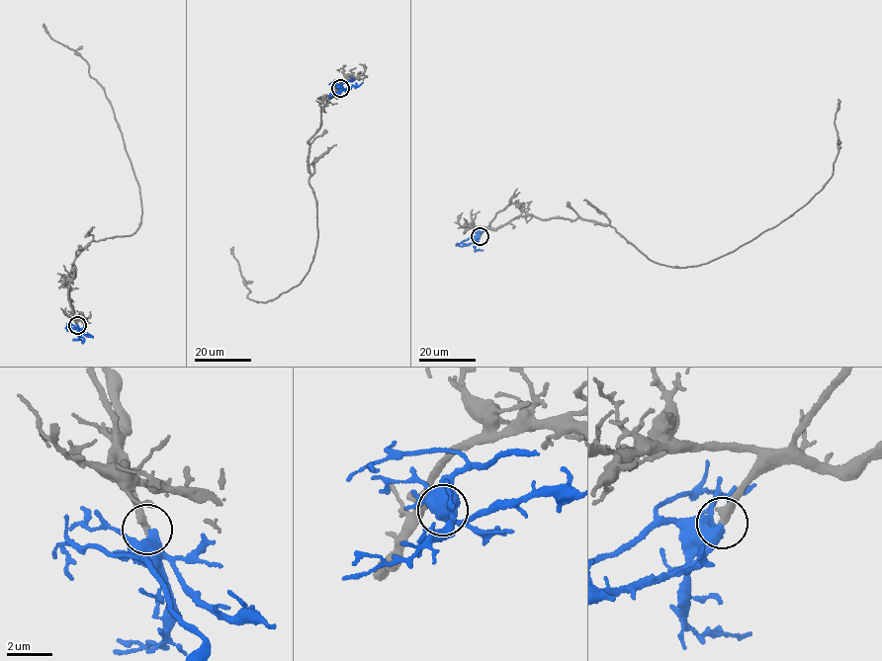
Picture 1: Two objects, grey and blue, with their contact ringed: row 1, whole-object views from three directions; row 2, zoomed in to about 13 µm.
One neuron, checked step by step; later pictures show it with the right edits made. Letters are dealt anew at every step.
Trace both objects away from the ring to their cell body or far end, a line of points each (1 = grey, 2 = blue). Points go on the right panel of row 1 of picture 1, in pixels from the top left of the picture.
1: (480, 236), (519, 216), (578, 217), (658, 263), (710, 262), (827, 184), (837, 99)
2: (480, 236), (463, 246), (457, 244)

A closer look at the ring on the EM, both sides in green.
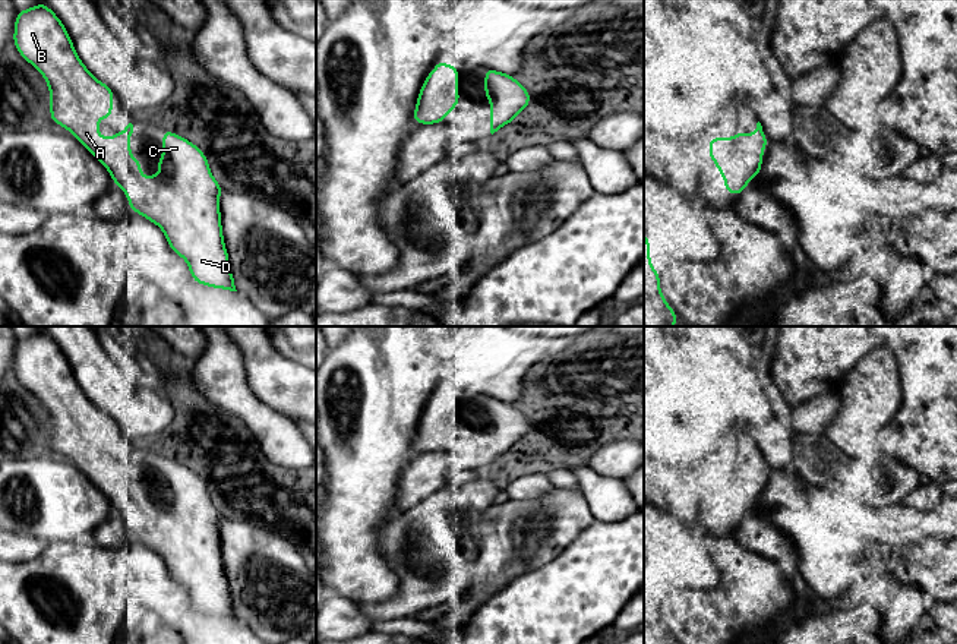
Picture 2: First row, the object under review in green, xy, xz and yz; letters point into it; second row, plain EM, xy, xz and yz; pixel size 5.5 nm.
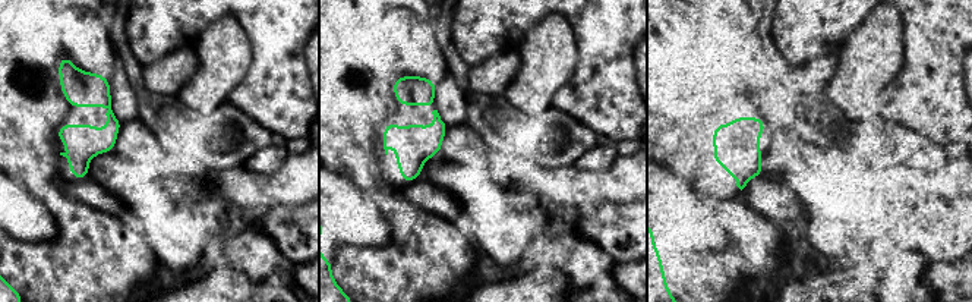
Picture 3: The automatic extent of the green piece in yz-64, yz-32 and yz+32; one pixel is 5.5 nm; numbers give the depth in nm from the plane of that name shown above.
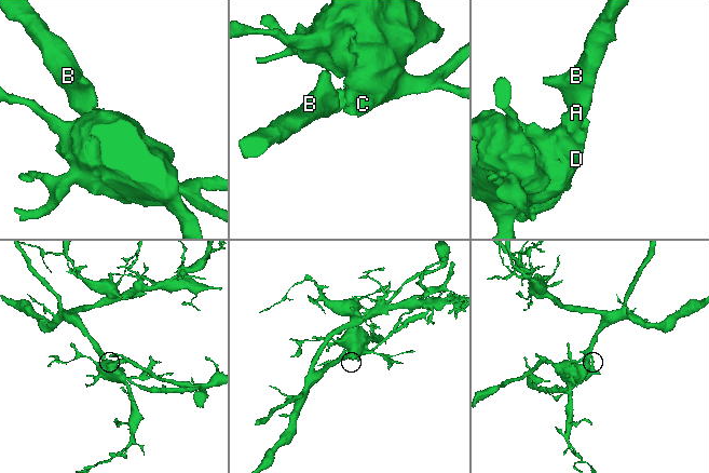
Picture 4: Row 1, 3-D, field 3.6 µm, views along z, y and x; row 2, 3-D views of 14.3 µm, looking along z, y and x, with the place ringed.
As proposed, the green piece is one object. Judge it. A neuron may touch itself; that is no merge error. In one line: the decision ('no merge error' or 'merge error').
no merge error

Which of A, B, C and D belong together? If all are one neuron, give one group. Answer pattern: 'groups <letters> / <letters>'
groups A B C D

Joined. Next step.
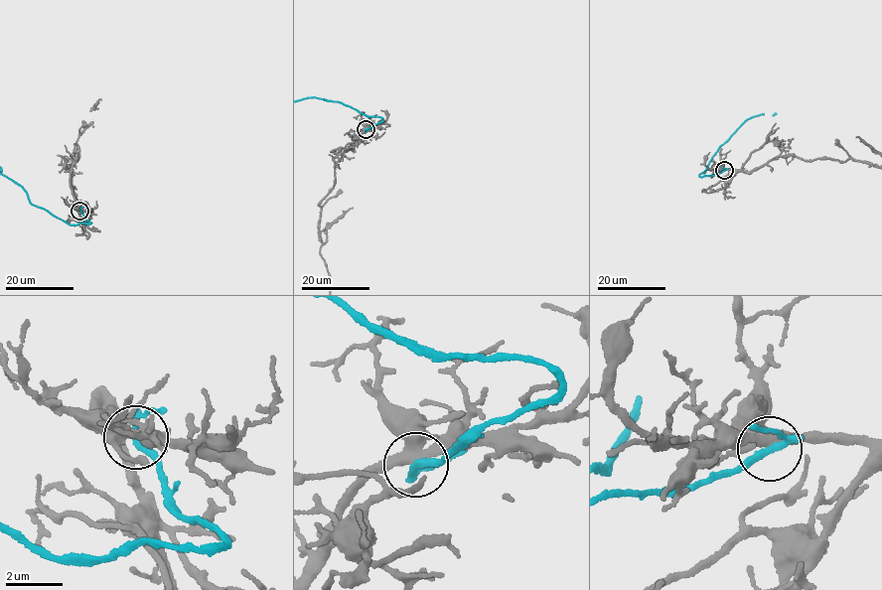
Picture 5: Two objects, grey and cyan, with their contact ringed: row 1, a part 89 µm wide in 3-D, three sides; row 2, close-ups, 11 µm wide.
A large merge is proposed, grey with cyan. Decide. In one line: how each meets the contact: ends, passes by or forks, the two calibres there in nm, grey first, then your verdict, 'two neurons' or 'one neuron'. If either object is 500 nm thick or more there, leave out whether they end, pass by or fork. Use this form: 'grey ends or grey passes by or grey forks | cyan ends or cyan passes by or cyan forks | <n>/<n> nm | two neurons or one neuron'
grey forks | cyan passes by | 360/240 nm | two neurons

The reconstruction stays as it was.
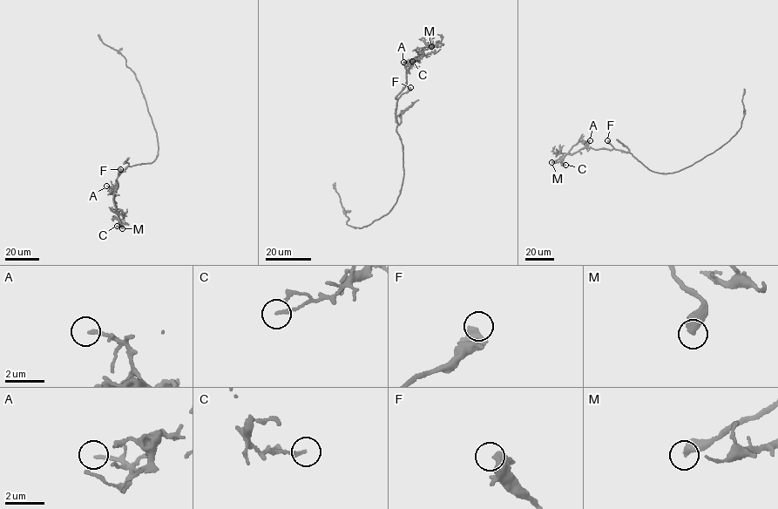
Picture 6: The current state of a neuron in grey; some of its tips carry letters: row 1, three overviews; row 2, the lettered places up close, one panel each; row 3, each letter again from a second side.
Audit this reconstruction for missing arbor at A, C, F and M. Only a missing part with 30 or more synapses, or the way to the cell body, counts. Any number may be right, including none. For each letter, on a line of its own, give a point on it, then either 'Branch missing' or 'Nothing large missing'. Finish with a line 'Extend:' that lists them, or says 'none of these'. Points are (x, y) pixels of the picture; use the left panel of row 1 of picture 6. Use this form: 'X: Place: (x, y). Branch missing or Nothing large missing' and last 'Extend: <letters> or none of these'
A: Place: (106, 186). Nothing large missing
C: Place: (117, 226). Nothing large missing
F: Place: (120, 169). Nothing large missing
M: Place: (122, 228). Branch missing
Extend: M

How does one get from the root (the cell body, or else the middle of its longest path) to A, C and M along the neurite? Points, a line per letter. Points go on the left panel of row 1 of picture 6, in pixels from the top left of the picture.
A: (156, 158), (151, 163), (128, 166), (118, 176), (118, 186), (114, 193), (106, 186)
C: (156, 158), (151, 163), (128, 166), (118, 176), (118, 186), (112, 192), (120, 221), (120, 226), (117, 226)
M: (156, 158), (151, 163), (128, 166), (118, 176), (118, 186), (112, 192), (122, 228)

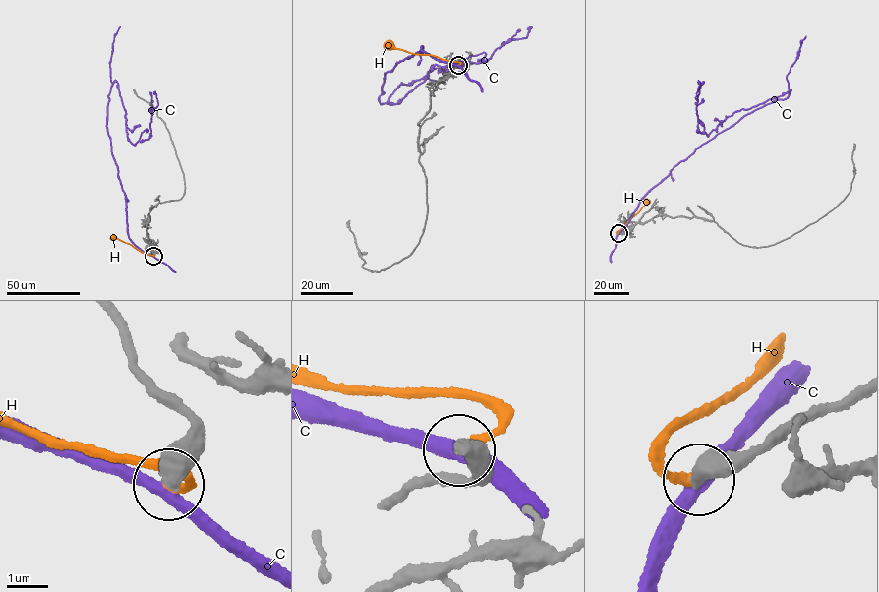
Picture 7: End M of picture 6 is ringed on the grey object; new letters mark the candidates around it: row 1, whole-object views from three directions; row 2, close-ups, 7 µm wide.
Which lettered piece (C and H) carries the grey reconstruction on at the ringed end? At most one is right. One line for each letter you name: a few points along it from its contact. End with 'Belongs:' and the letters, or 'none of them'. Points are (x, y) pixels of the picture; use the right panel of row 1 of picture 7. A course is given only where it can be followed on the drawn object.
H: it runs (618, 233), (646, 202)
Belongs: H

